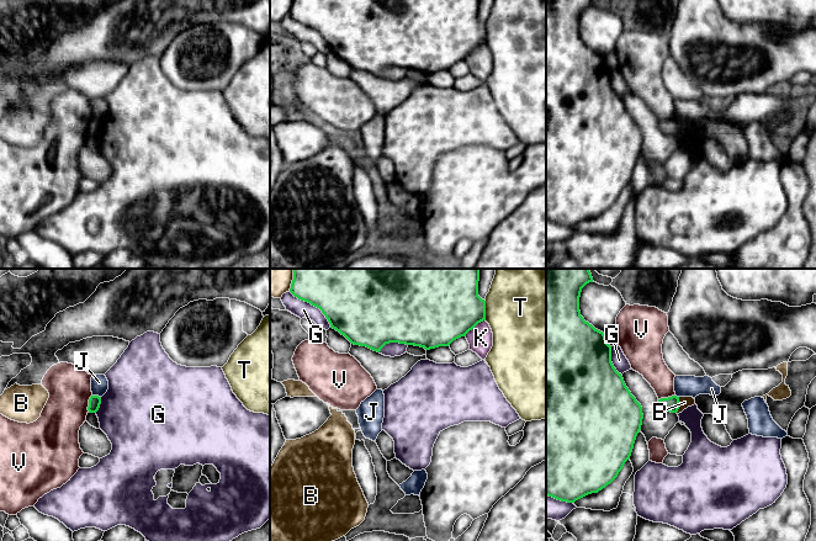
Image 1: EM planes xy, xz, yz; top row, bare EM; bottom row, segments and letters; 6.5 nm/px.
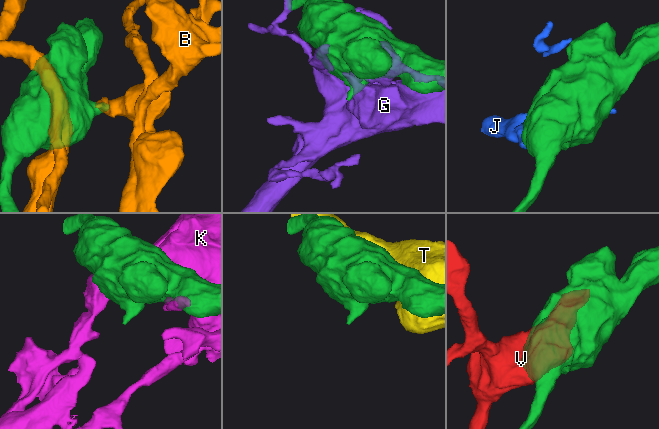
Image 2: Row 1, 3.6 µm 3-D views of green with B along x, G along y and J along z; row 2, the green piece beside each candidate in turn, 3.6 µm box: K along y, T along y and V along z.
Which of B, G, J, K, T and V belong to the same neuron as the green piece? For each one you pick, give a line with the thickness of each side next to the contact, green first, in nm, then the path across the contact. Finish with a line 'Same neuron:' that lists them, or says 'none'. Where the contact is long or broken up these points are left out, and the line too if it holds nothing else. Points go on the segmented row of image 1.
Same neuron: none

